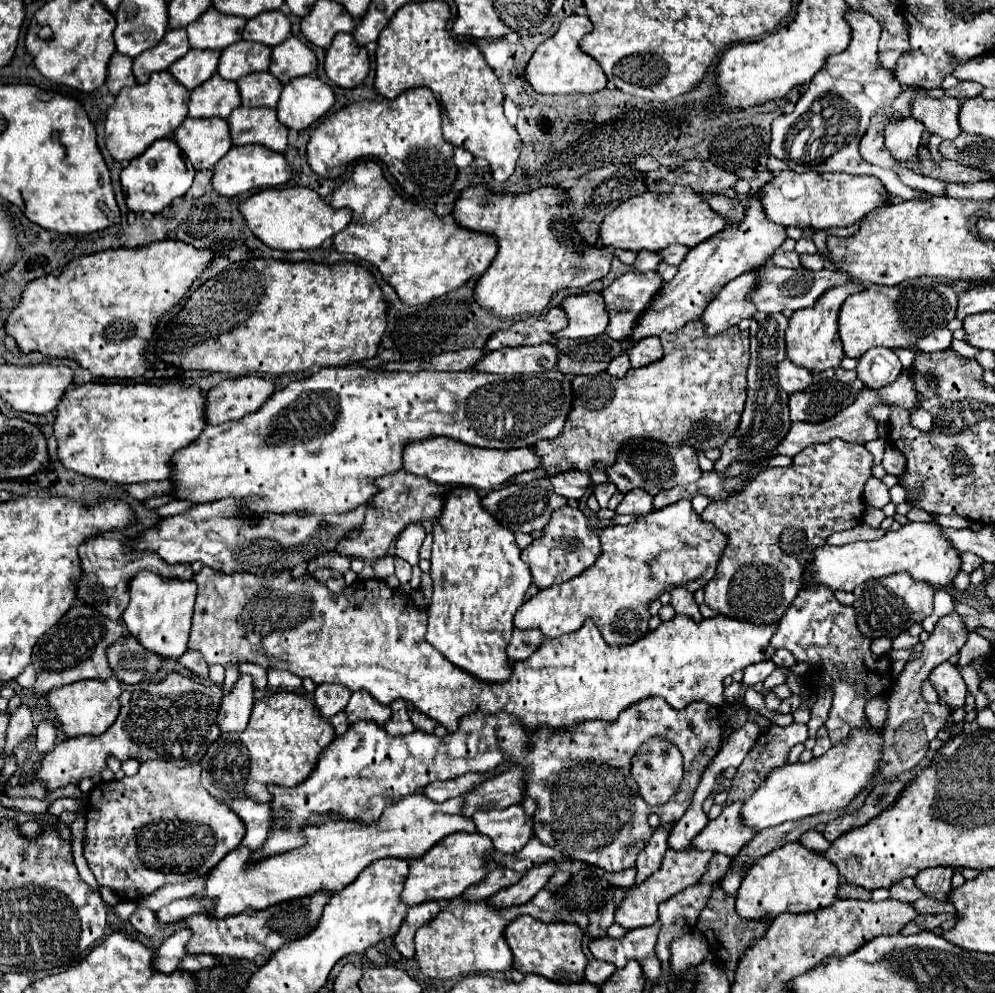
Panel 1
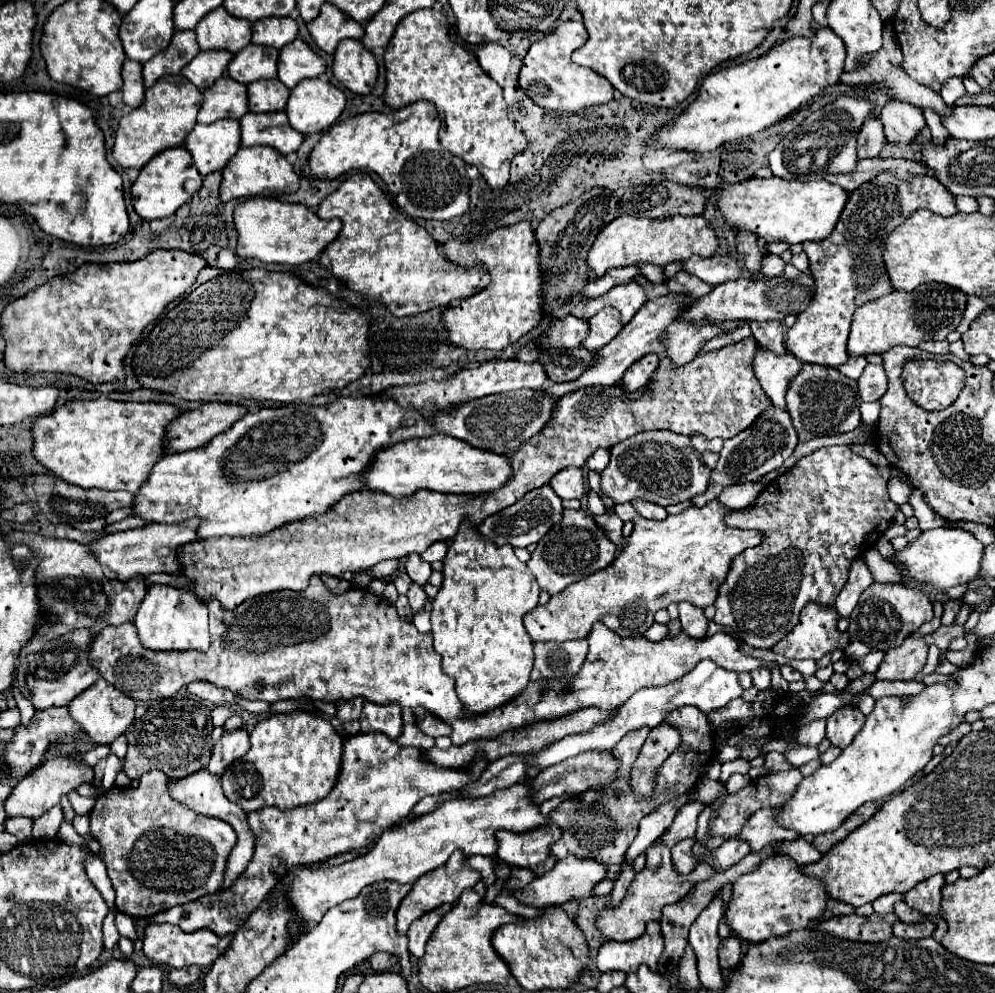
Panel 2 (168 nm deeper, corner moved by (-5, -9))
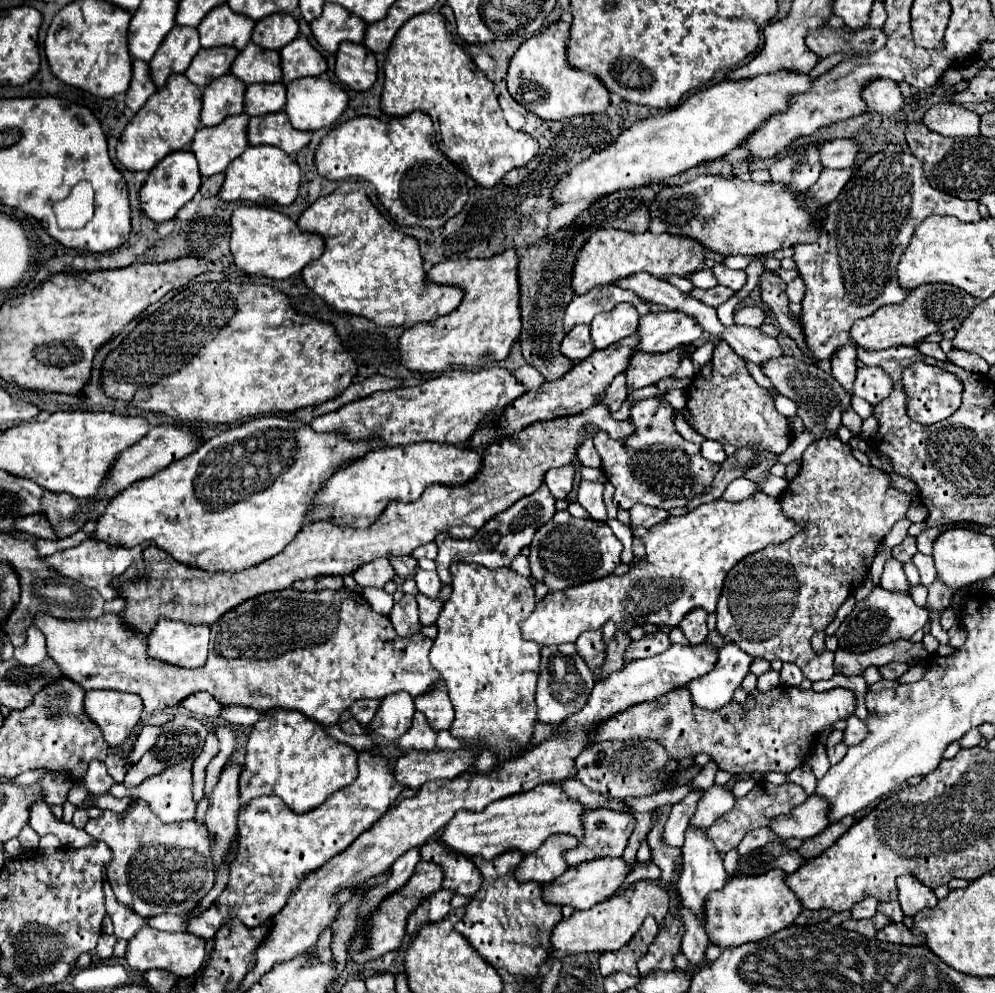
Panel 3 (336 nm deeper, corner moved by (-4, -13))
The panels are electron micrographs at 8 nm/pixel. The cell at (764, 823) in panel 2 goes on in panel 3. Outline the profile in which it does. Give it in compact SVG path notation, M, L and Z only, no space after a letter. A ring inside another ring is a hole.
M809 796L801 806L793 808L787 816L779 816L779 820L773 820L771 826L769 826L781 840L787 840L791 836L795 838L813 838L817 836L819 832L823 832L827 828L827 800L823 800L823 796Z

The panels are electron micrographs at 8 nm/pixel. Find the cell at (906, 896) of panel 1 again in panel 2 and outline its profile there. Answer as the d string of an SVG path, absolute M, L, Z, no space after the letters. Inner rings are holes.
M886 894L886 896L876 898L876 900L872 902L872 906L874 906L874 912L876 912L876 914L884 916L884 914L894 912L894 904L896 904L896 902L902 902L902 900L904 900L902 894Z

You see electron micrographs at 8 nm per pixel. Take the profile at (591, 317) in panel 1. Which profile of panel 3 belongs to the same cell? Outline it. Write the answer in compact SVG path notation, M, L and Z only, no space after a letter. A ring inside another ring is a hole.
M617 304L613 310L603 312L591 322L591 338L597 350L607 348L631 334L635 334L639 314L631 304Z

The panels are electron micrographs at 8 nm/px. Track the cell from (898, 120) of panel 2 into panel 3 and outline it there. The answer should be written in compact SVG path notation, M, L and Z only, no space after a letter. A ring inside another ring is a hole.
M887 78L871 80L871 84L867 84L863 88L861 98L865 100L865 104L871 112L875 110L883 118L899 118L901 116L903 96L901 96L899 86L893 80L887 80Z

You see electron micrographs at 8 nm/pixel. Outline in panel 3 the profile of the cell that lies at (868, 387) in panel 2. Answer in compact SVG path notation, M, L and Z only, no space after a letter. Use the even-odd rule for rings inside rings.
M861 366L857 370L857 378L853 384L853 394L867 400L871 406L877 406L885 398L889 398L893 390L893 380L887 372L877 366Z

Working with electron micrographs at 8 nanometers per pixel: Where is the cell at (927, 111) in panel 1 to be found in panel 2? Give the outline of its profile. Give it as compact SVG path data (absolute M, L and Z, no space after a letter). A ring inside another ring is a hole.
M886 24L886 26L884 26L884 44L882 44L880 52L878 52L876 56L872 56L872 58L868 60L868 64L862 66L860 70L856 70L856 72L844 72L844 74L840 76L840 82L850 84L850 86L854 86L854 88L868 86L868 84L882 84L880 92L884 92L890 100L906 100L908 104L912 104L912 106L916 106L916 108L920 108L920 110L930 108L930 110L934 110L934 112L936 112L938 116L942 116L942 118L948 116L948 112L952 112L954 106L948 106L948 104L942 100L942 96L936 94L936 92L932 92L930 88L924 88L924 86L916 84L914 80L910 80L908 74L906 74L904 70L900 70L900 60L904 60L904 58L902 58L900 46L898 46L898 42L896 42L896 34L894 34L892 26Z

